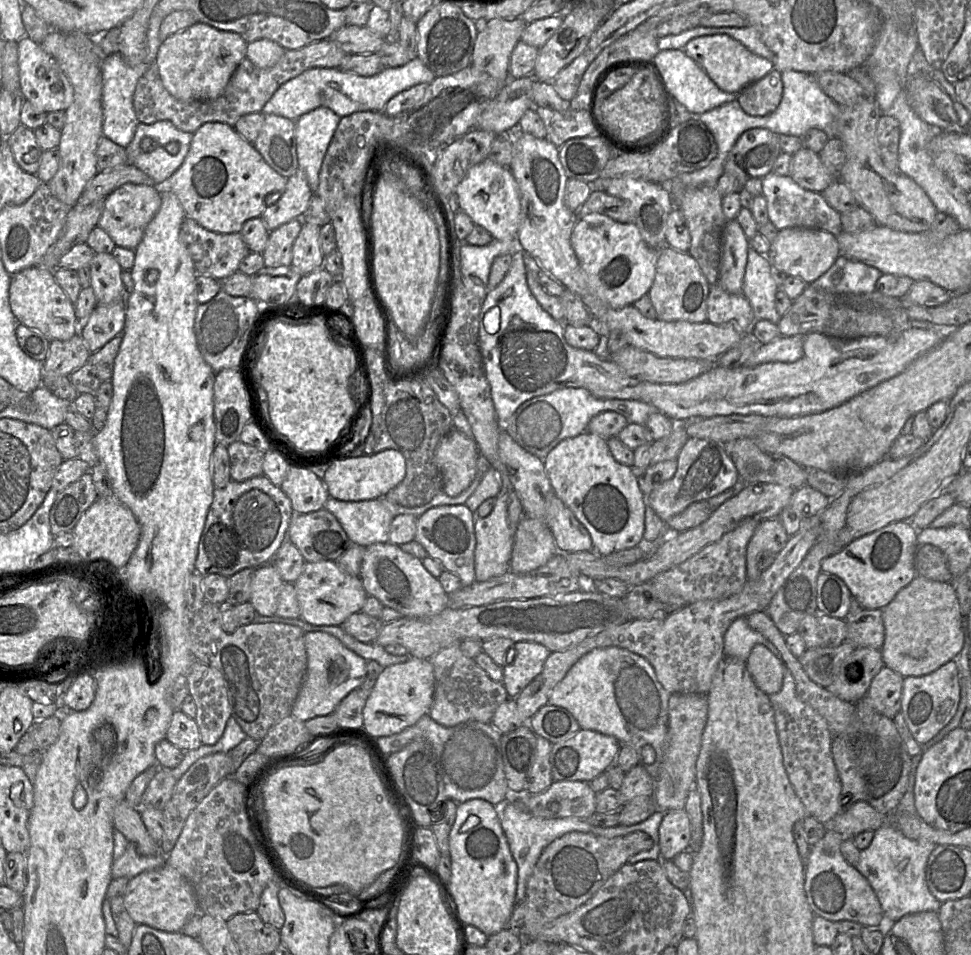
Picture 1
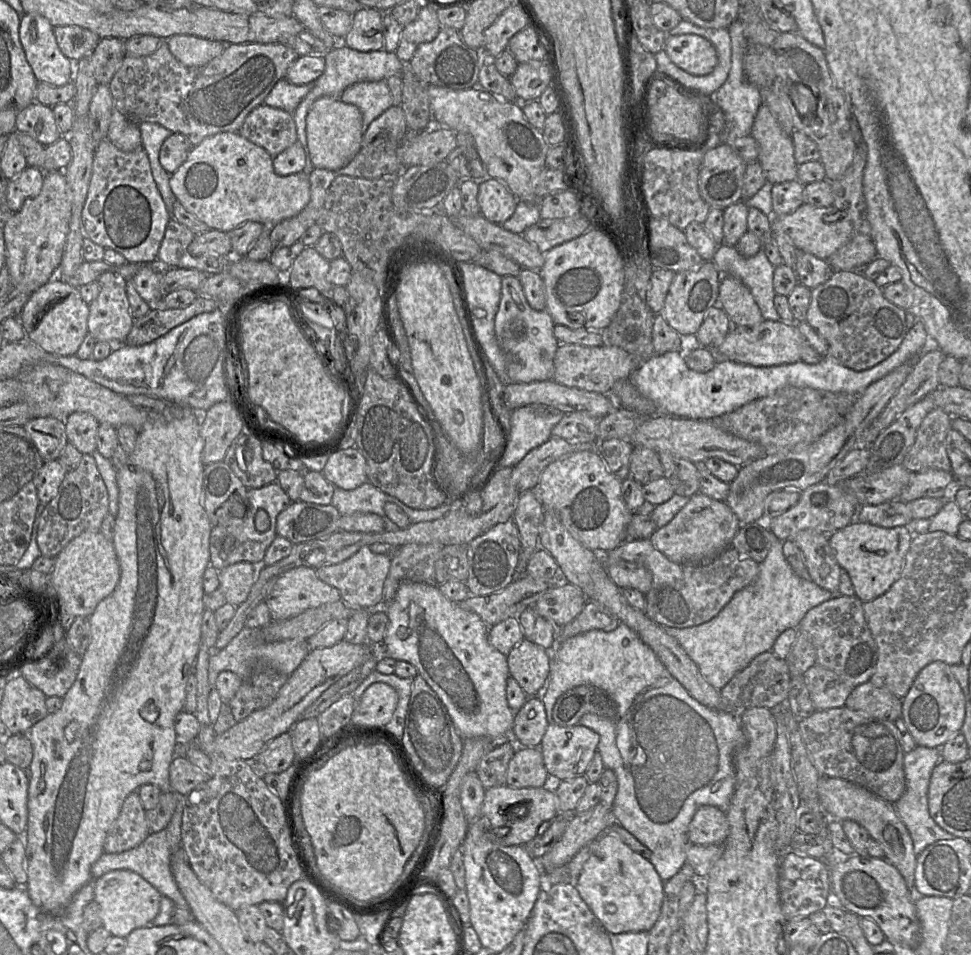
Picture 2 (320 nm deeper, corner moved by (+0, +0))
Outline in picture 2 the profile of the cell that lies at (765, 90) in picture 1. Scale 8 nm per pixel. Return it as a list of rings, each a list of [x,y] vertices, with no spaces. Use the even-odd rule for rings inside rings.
[[[764,104],[756,113],[751,136],[759,145],[757,161],[768,182],[778,184],[797,180],[798,164],[791,135],[782,130]]]

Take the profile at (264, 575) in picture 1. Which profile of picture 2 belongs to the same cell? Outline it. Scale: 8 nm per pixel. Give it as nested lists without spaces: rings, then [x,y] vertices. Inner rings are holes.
[[[239,562],[219,571],[219,583],[227,603],[238,607],[248,597],[256,581],[258,566]]]

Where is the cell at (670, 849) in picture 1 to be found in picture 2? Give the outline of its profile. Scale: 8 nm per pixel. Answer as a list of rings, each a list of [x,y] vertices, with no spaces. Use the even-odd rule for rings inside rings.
[[[700,806],[688,827],[688,839],[695,845],[723,845],[729,834],[726,813],[717,807]]]

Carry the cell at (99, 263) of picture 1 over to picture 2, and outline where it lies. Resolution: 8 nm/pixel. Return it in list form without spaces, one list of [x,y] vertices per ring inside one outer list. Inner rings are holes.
[[[123,282],[100,287],[98,296],[89,304],[88,333],[97,342],[121,345],[133,321]]]

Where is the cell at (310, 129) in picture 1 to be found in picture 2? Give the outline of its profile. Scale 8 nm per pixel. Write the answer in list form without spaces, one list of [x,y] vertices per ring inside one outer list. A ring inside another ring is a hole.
[[[338,39],[339,43],[330,50],[325,58],[325,70],[323,74],[315,80],[309,93],[304,97],[296,110],[293,118],[296,125],[298,141],[302,145],[305,153],[305,167],[303,173],[309,175],[314,169],[307,145],[306,117],[313,103],[324,96],[340,98],[342,92],[350,85],[358,82],[386,80],[393,75],[401,75],[405,63],[401,62],[395,52],[387,52],[384,49],[379,51],[360,52],[343,44],[343,39]]]

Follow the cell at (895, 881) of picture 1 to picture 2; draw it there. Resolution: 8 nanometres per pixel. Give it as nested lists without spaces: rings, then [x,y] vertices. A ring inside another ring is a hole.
[[[918,746],[909,753],[904,754],[904,774],[905,774],[905,784],[906,788],[901,796],[901,798],[894,803],[894,807],[896,809],[897,814],[899,815],[900,819],[905,824],[907,830],[910,833],[910,836],[913,841],[913,848],[915,854],[918,856],[927,846],[935,843],[936,841],[940,840],[952,840],[955,837],[954,835],[948,833],[944,829],[942,829],[930,816],[929,808],[928,808],[928,789],[930,778],[932,775],[932,771],[936,764],[941,760],[940,755],[940,748],[931,748],[925,746]]]

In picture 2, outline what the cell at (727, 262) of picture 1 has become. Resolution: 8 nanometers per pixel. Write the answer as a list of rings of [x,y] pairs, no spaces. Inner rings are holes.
[[[722,275],[717,302],[733,325],[752,327],[764,320],[750,290],[733,276]]]

